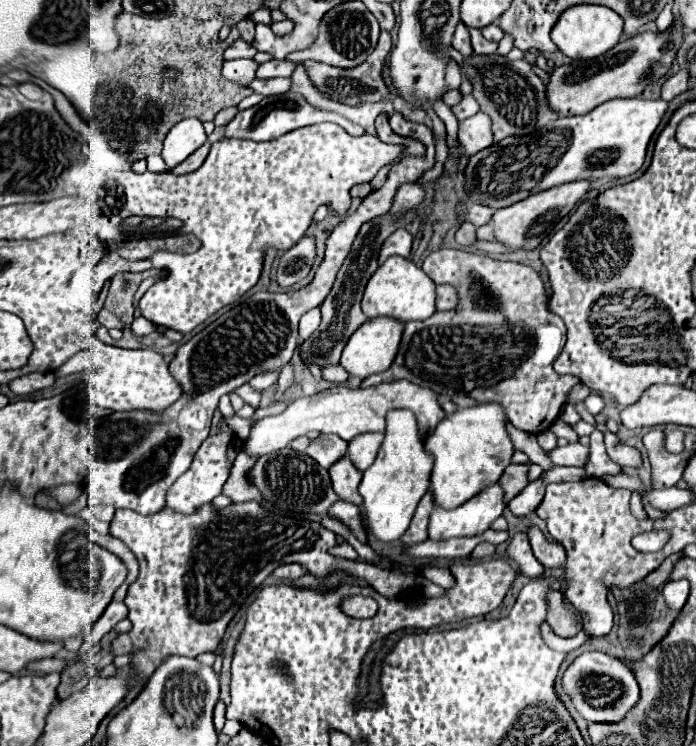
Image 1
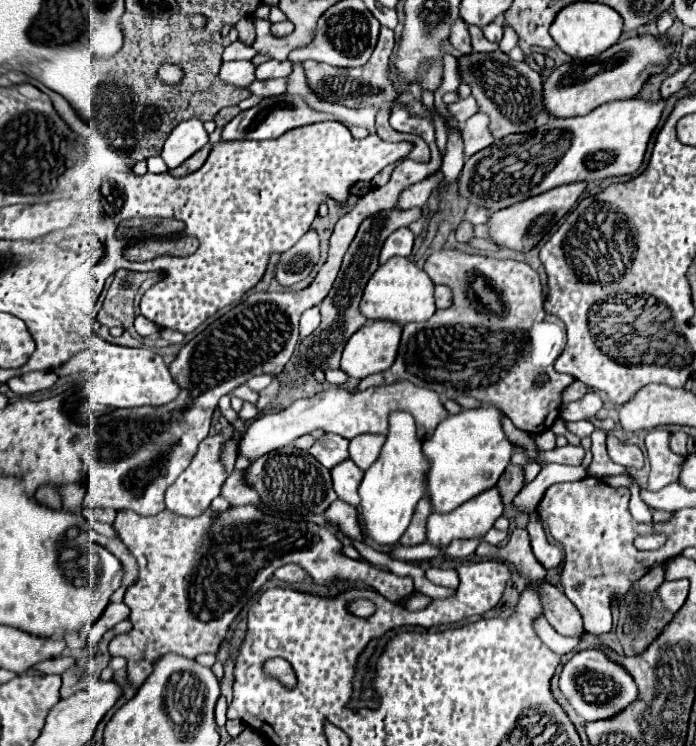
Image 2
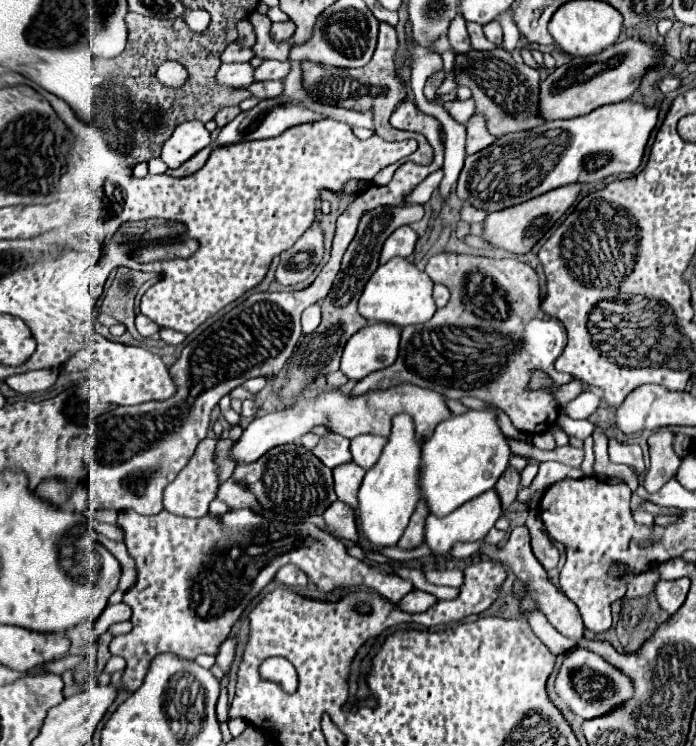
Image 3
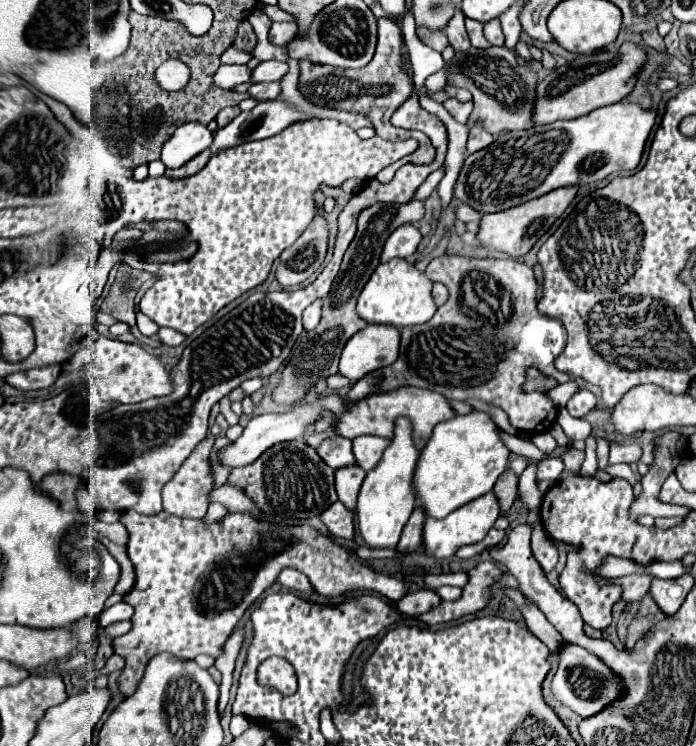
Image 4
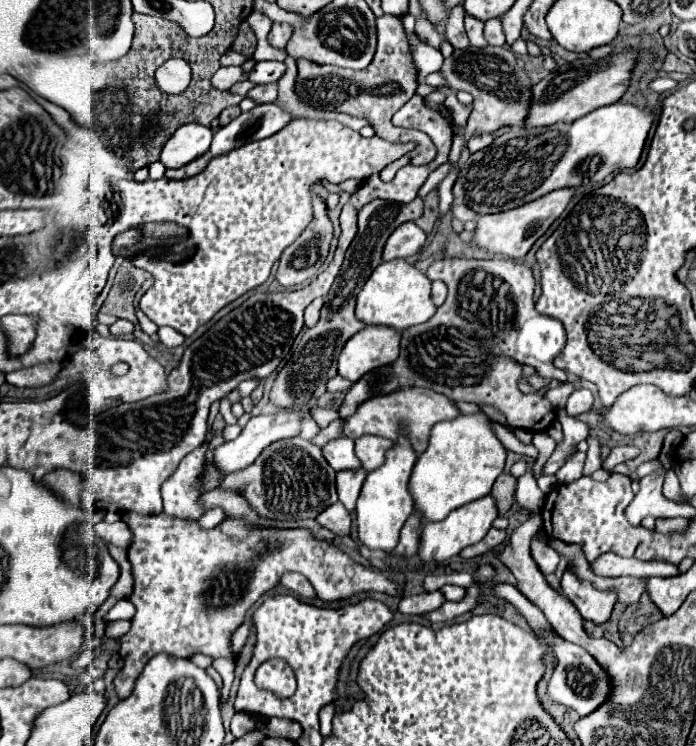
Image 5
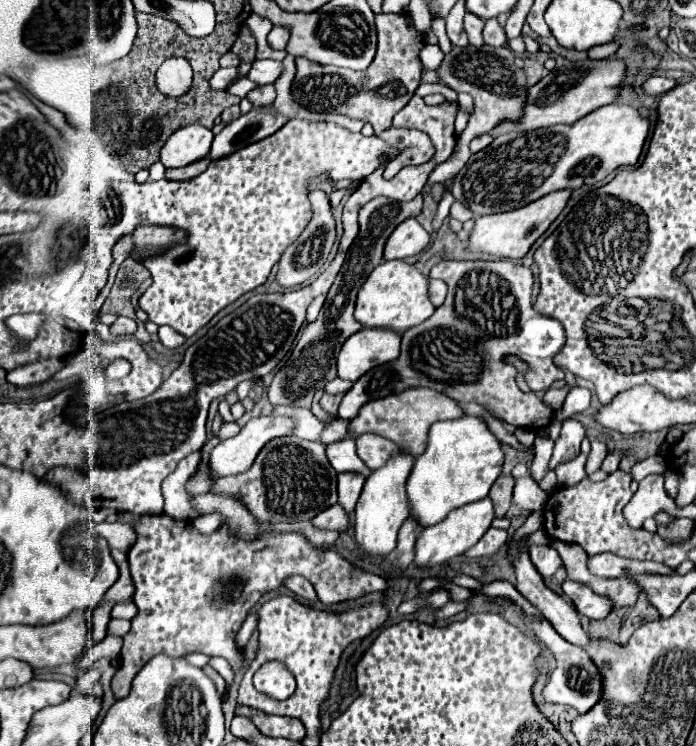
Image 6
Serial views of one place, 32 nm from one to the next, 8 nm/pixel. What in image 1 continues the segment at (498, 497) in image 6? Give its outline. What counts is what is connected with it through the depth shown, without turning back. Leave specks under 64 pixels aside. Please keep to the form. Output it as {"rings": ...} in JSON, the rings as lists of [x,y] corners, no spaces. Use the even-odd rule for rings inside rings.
{"rings":[[[510,464],[504,470],[504,476],[500,476],[500,486],[504,490],[504,502],[506,504],[528,484],[526,472],[528,472],[526,464]]]}

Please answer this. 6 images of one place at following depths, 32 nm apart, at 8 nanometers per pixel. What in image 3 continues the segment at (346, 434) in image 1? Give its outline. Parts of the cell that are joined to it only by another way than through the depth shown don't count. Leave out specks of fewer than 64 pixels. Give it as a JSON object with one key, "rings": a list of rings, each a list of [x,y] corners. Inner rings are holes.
{"rings":[[[400,384],[400,386],[388,388],[388,390],[368,392],[366,396],[358,396],[358,398],[350,398],[350,396],[342,394],[340,390],[328,390],[328,392],[320,392],[312,400],[302,398],[294,406],[286,408],[284,412],[272,412],[272,414],[252,418],[252,422],[244,428],[244,434],[240,436],[240,440],[234,442],[234,446],[230,448],[230,460],[236,466],[254,462],[274,446],[300,440],[306,432],[310,432],[318,424],[326,424],[330,432],[336,432],[350,440],[360,434],[378,434],[378,436],[388,438],[390,428],[392,428],[390,426],[392,416],[396,416],[396,414],[412,416],[414,426],[416,426],[416,440],[420,446],[424,440],[428,440],[432,436],[434,428],[442,420],[448,420],[448,416],[452,416],[450,408],[446,406],[446,400],[438,392],[430,392],[420,386],[412,386],[412,384]]]}

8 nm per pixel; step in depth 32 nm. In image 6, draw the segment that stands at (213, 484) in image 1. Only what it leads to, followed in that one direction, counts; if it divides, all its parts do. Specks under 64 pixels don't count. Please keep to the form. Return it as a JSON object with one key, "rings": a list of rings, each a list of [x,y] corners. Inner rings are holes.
{"rings":[[[200,452],[190,454],[188,458],[184,458],[178,468],[168,476],[168,480],[164,480],[162,484],[162,494],[164,494],[164,514],[176,518],[176,520],[188,520],[192,522],[198,514],[196,510],[190,506],[192,496],[186,492],[184,484],[186,480],[194,474],[196,466],[200,462]]]}

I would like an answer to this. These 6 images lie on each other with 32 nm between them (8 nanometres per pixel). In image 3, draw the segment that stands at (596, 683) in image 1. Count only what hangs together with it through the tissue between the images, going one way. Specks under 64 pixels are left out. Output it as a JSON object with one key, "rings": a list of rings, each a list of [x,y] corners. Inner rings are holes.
{"rings":[[[578,646],[564,654],[562,666],[554,680],[554,688],[556,688],[558,696],[584,720],[602,716],[632,696],[632,684],[622,672],[618,672],[598,654],[578,648]]]}

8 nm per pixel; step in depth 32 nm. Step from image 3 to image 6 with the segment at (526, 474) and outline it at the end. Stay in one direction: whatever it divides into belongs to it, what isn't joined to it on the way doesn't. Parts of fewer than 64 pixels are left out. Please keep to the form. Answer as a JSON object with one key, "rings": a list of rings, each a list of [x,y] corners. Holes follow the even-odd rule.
{"rings":[[[526,476],[526,478],[520,478],[516,480],[516,486],[514,486],[514,496],[512,496],[512,502],[522,508],[522,510],[542,510],[544,504],[546,504],[548,496],[544,494],[544,490],[532,480],[532,476]]]}

